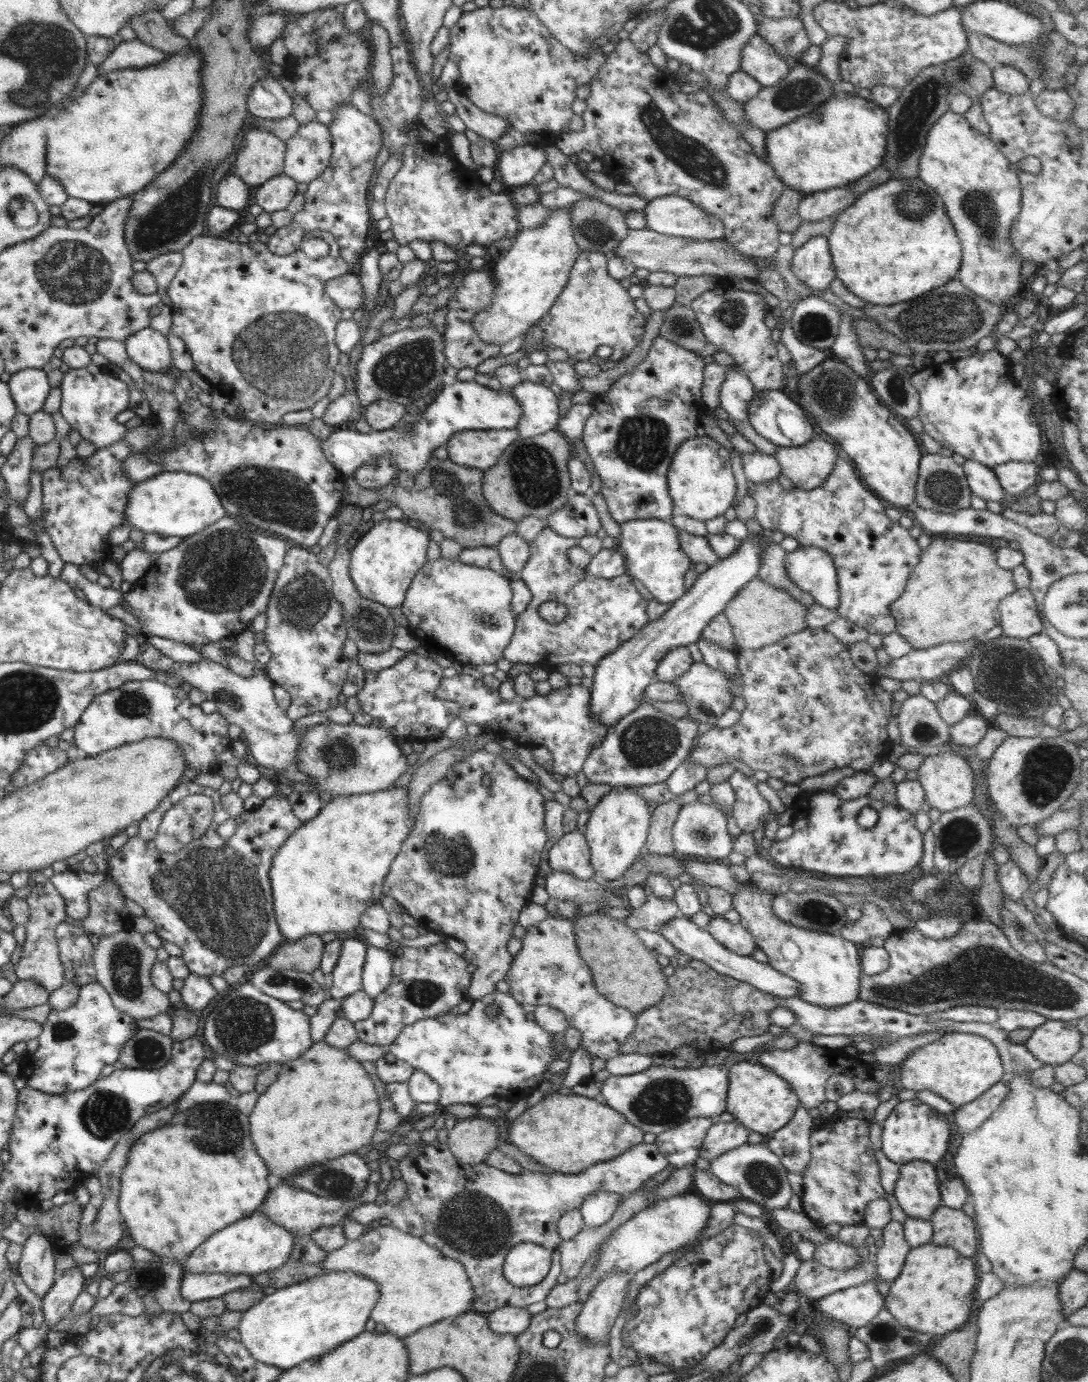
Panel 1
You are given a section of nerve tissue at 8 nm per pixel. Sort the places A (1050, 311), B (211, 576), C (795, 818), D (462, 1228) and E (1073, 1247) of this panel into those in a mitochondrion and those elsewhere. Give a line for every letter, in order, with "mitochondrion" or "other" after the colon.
A: other
B: mitochondrion
C: other
D: mitochondrion
E: other

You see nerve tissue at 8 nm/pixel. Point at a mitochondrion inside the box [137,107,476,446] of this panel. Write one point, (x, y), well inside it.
(284, 357)

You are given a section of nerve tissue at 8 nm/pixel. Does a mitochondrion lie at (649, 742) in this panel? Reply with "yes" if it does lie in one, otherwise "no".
yes

